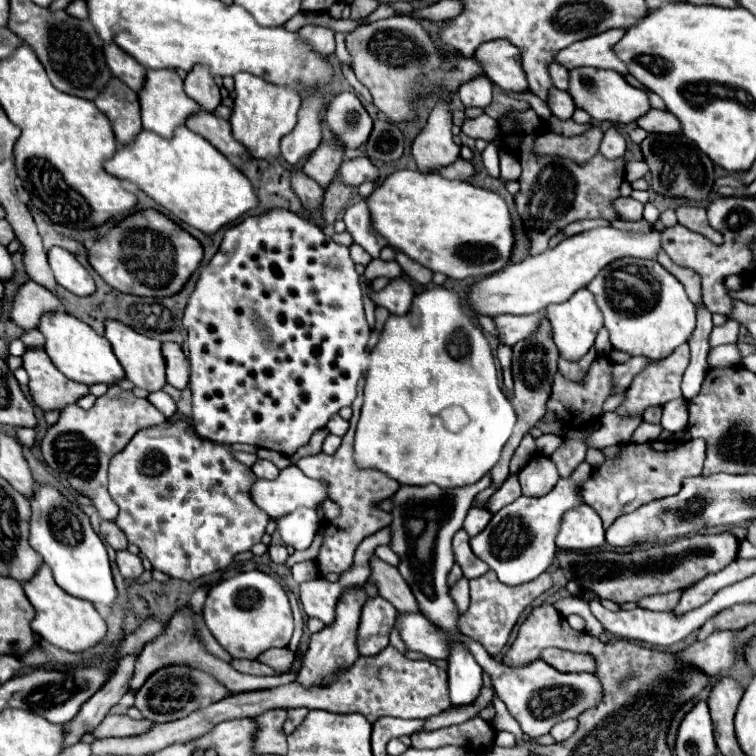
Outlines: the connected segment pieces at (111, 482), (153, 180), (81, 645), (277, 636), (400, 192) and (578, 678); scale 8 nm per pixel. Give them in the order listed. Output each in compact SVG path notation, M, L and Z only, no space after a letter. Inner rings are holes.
M186 420L138 430L126 448L112 456L108 468L108 490L120 508L116 516L118 528L156 570L188 582L216 570L226 570L234 554L250 550L264 536L270 518L252 500L250 488L254 480L254 472L238 462L224 444L200 438Z
M186 126L176 128L172 140L142 130L136 142L122 146L104 168L112 176L134 182L156 204L204 234L218 232L222 226L258 206L258 196L250 180L236 170L222 152L212 148L204 138L192 134Z
M42 564L42 568L36 572L32 580L24 584L24 592L32 606L36 608L36 616L32 620L32 630L42 636L46 642L66 650L66 652L86 652L94 648L104 636L106 636L106 622L104 618L96 612L94 604L74 598L68 592L64 592L52 576L52 570Z
M258 570L214 584L208 592L202 616L208 630L220 646L232 654L232 658L254 660L268 648L284 648L288 646L294 630L294 616L286 592L274 578Z
M396 170L384 178L374 192L366 198L370 210L370 224L376 234L380 234L388 246L404 252L414 262L430 268L432 272L442 272L450 278L482 278L498 272L510 258L514 238L512 238L512 218L506 202L490 190L476 188L470 182L448 180L438 172L420 170Z
M474 640L468 642L470 652L474 652L476 662L492 676L492 686L506 704L508 712L518 720L522 732L534 740L536 736L548 734L556 722L568 720L568 718L578 718L582 712L598 706L602 702L602 684L596 676L590 672L560 672L546 664L544 660L536 660L528 666L520 668L508 668L502 662L494 660L484 652L480 644Z

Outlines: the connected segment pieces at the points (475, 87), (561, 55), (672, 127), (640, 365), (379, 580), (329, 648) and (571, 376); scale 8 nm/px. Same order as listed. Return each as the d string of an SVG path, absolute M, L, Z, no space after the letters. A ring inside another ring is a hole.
M474 76L474 80L468 80L460 86L458 96L464 106L486 108L492 100L492 82L488 80L488 76Z
M608 30L604 34L596 34L592 38L574 42L572 46L556 52L554 60L560 62L564 68L572 70L578 66L592 66L592 68L606 68L606 70L616 70L620 74L626 74L624 62L616 58L612 52L612 46L620 40L624 30Z
M650 108L644 116L640 116L640 120L636 120L636 124L646 132L658 132L658 134L680 132L680 122L670 112L656 108Z
M634 356L634 358L630 358L630 362L626 362L626 364L616 364L616 372L614 372L616 392L614 392L614 394L626 390L626 388L630 386L630 382L634 380L634 376L638 376L648 364L652 364L652 360L646 358L646 356Z
M378 556L370 560L370 584L378 588L378 594L396 606L398 612L416 612L416 598L408 588L406 580L396 572L396 566L386 564Z
M350 586L342 592L342 596L336 604L334 622L330 626L326 626L324 630L320 630L318 634L312 634L312 638L310 638L310 648L304 654L304 666L298 672L298 682L302 682L304 686L316 684L316 682L326 682L332 678L332 674L336 670L346 670L356 662L356 658L360 656L358 648L356 648L356 632L358 632L360 612L362 612L366 598L368 598L368 594L366 594L364 586Z
M568 364L568 366L558 366L558 370L568 378L568 380L582 380L584 378L584 374L586 374L586 370L588 370L590 366L582 366L582 364Z

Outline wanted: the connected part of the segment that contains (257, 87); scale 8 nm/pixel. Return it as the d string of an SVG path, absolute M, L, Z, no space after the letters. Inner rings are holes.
M246 72L236 74L234 82L236 82L236 98L234 98L232 116L230 116L234 138L242 142L254 158L278 156L280 138L286 136L296 126L300 92L296 92L294 86L276 86Z

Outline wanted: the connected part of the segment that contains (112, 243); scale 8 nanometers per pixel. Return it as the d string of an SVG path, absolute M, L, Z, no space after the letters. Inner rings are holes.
M144 210L136 212L128 218L124 218L118 226L114 226L104 238L96 240L88 254L90 266L100 274L100 278L116 288L118 292L136 294L136 296L150 296L150 298L166 298L172 294L178 294L188 278L194 274L202 260L202 244L190 236L186 230L182 230L178 224L174 224L170 218L156 210Z

